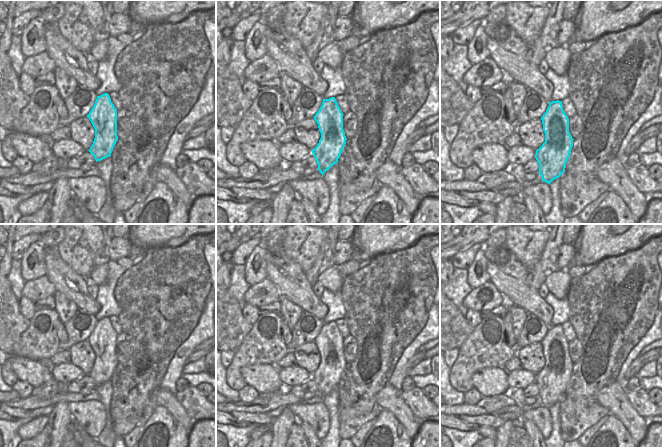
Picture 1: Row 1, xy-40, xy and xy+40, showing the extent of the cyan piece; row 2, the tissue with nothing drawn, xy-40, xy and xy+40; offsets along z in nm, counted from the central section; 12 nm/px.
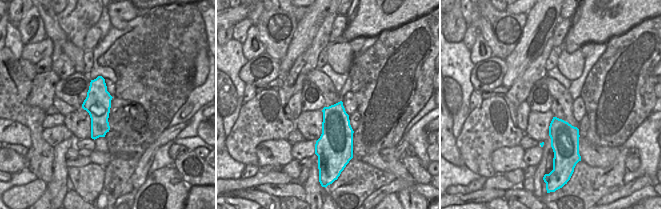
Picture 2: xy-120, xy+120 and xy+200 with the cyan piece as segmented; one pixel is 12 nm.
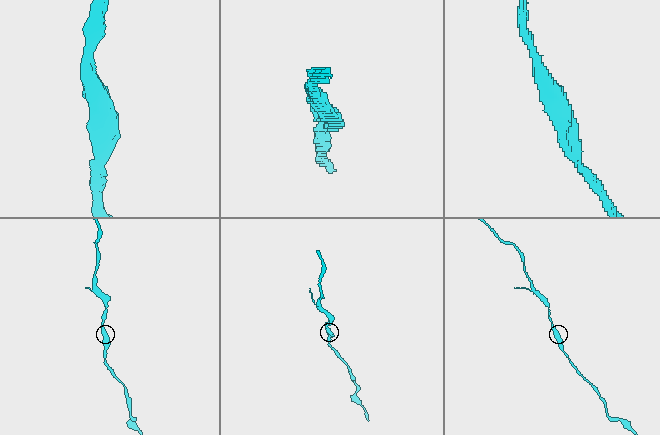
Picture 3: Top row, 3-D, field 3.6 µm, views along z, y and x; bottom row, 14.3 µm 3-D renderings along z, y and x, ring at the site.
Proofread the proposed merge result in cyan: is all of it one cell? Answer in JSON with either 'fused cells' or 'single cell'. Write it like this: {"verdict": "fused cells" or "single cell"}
{"verdict": "fused cells"}

